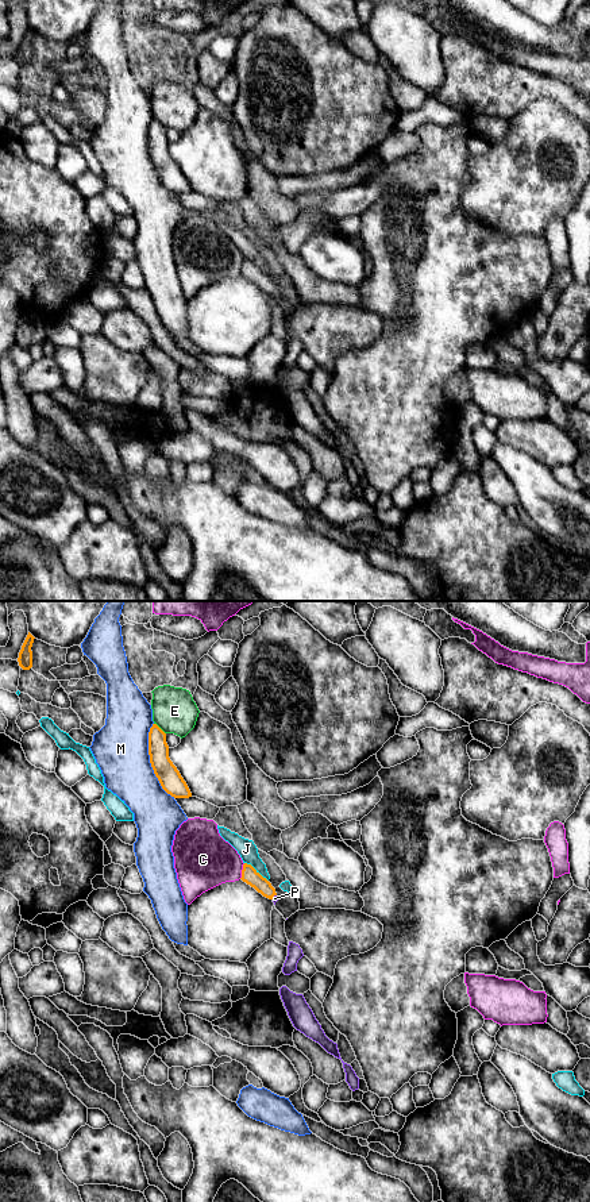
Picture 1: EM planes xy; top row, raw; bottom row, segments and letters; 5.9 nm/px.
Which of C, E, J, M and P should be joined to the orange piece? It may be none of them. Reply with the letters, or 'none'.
none

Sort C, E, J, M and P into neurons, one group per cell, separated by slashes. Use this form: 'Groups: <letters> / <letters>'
Groups: C / E / J / M / P

